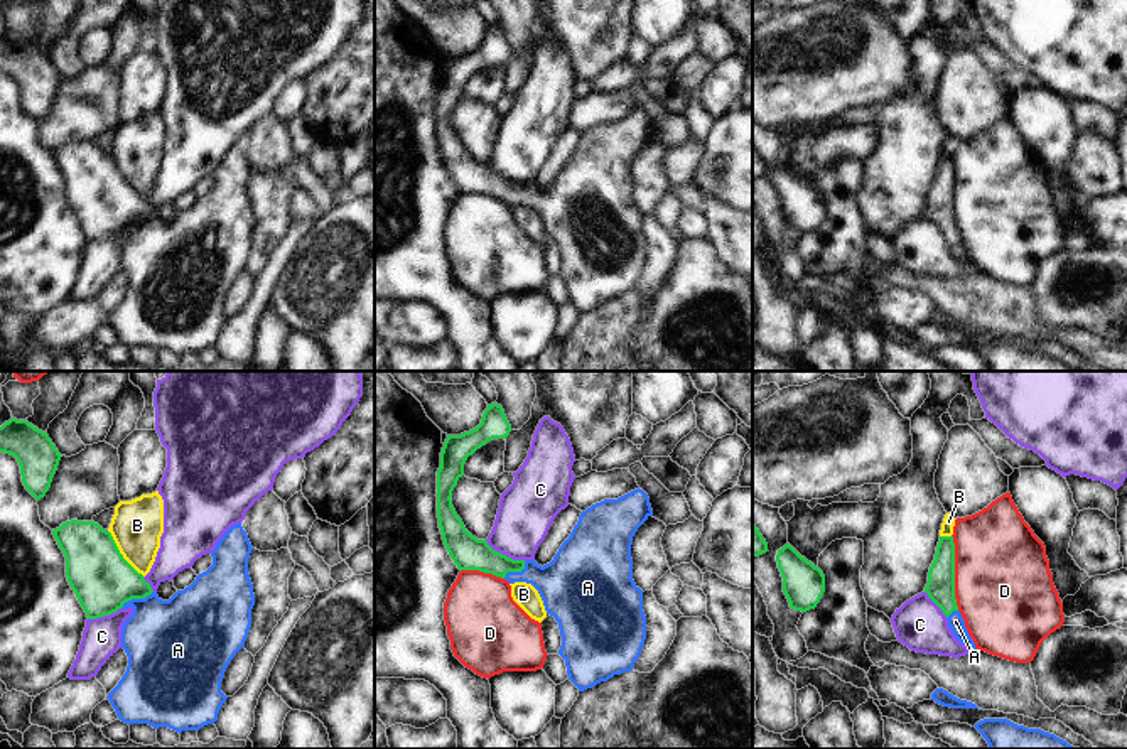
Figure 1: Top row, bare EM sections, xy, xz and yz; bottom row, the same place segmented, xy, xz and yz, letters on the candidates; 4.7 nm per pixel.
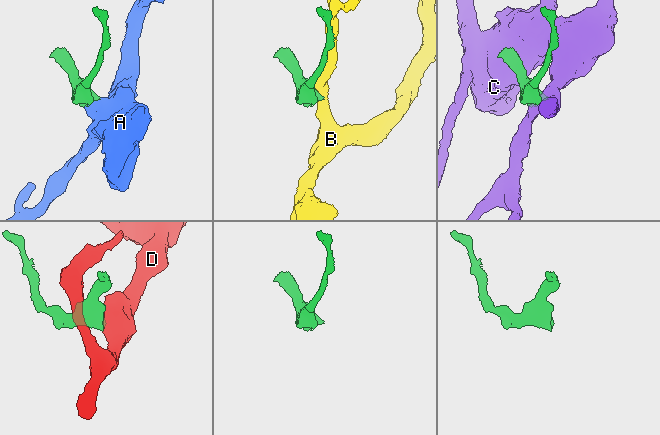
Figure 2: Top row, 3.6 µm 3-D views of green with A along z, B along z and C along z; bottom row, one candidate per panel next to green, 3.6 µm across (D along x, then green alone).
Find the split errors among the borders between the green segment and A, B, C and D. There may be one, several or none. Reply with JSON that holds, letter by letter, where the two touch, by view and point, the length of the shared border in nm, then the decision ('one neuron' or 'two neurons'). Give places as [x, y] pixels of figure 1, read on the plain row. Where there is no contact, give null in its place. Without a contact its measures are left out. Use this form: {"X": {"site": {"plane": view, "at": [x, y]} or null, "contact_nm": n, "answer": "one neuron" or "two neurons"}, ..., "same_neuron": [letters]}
{"A": {"site": {"plane": "xy", "at": [135, 220]}, "contact_nm": 180, "answer": "one neuron"}, "B": {"site": {"plane": "xy", "at": [120, 176]}, "contact_nm": 280, "answer": "two neurons"}, "C": {"site": {"plane": "xz", "at": [505, 177]}, "contact_nm": 220, "answer": "two neurons"}, "D": {"site": {"plane": "yz", "at": [954, 194]}, "contact_nm": 360, "answer": "two neurons"}, "same_neuron": ["A"]}

